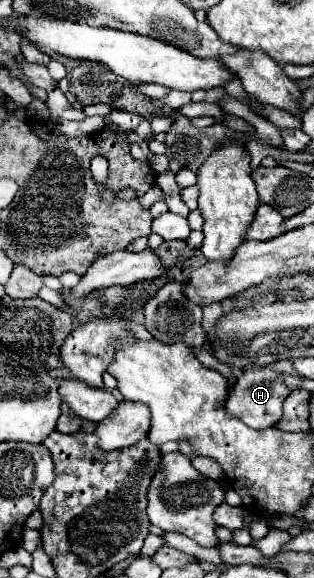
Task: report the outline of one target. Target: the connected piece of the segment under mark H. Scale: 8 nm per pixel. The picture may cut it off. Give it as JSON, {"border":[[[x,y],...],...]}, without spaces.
{"border":[[[270,366],[256,368],[256,370],[246,370],[236,380],[236,386],[232,388],[232,392],[228,396],[228,402],[226,402],[226,410],[228,410],[228,414],[240,418],[250,428],[270,428],[280,420],[282,404],[284,404],[288,394],[290,394],[290,388],[284,384],[284,374],[282,372],[276,372]]]}

